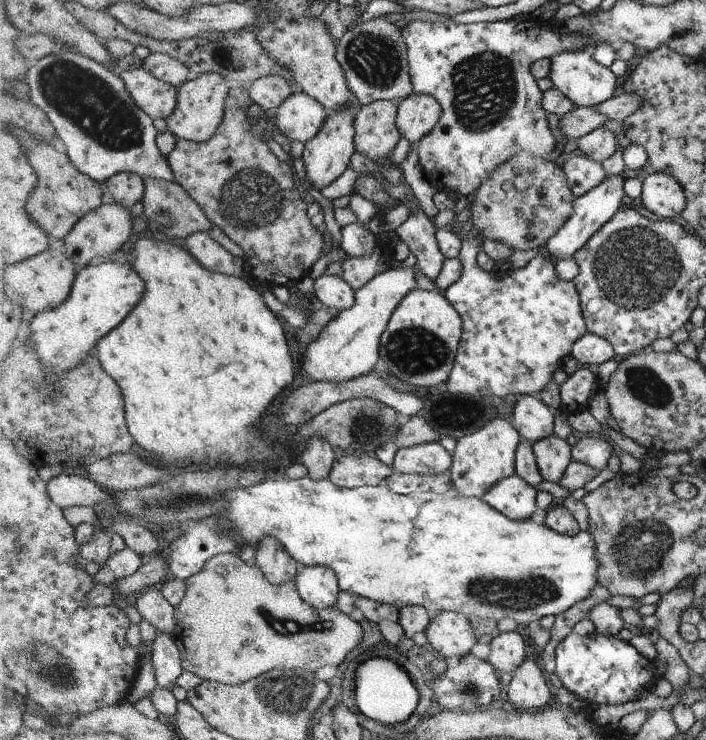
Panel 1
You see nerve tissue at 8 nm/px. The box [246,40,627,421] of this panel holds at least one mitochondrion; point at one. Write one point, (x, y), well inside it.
(483, 87)

